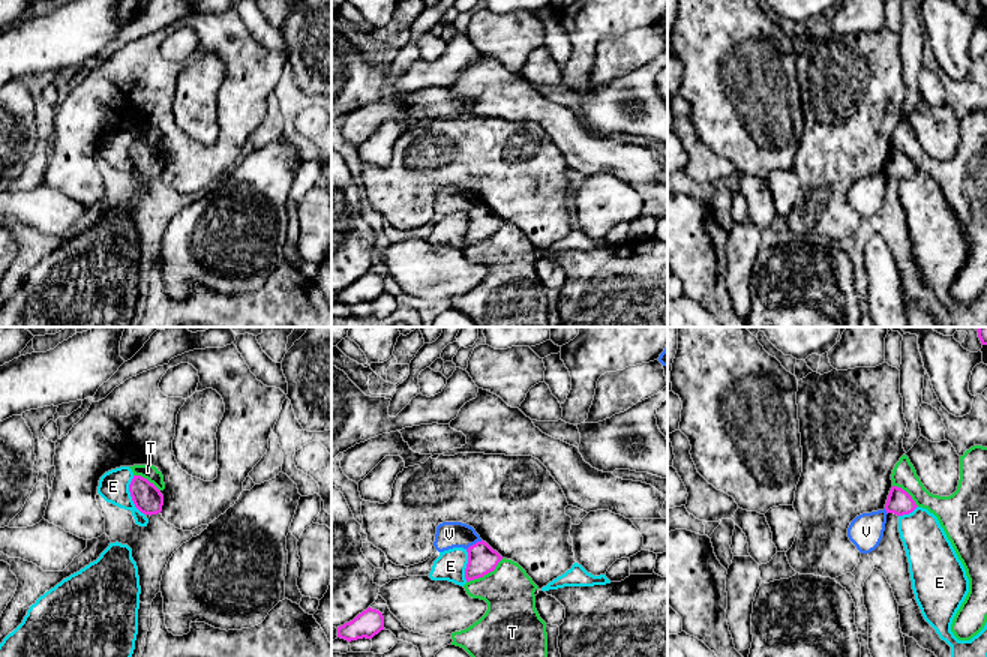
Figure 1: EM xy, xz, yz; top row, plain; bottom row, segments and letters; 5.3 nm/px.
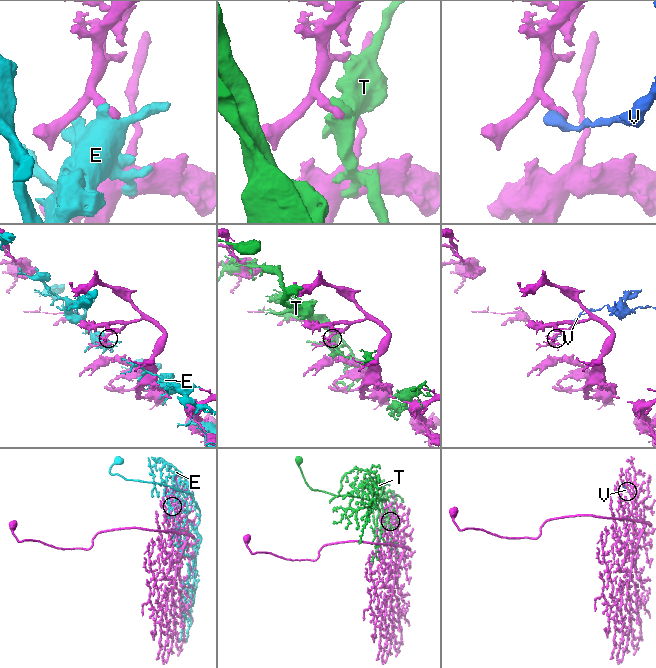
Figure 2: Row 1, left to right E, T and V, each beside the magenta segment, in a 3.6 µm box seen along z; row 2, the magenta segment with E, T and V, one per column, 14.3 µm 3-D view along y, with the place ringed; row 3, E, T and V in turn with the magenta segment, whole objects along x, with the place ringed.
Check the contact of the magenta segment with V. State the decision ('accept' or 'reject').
reject

